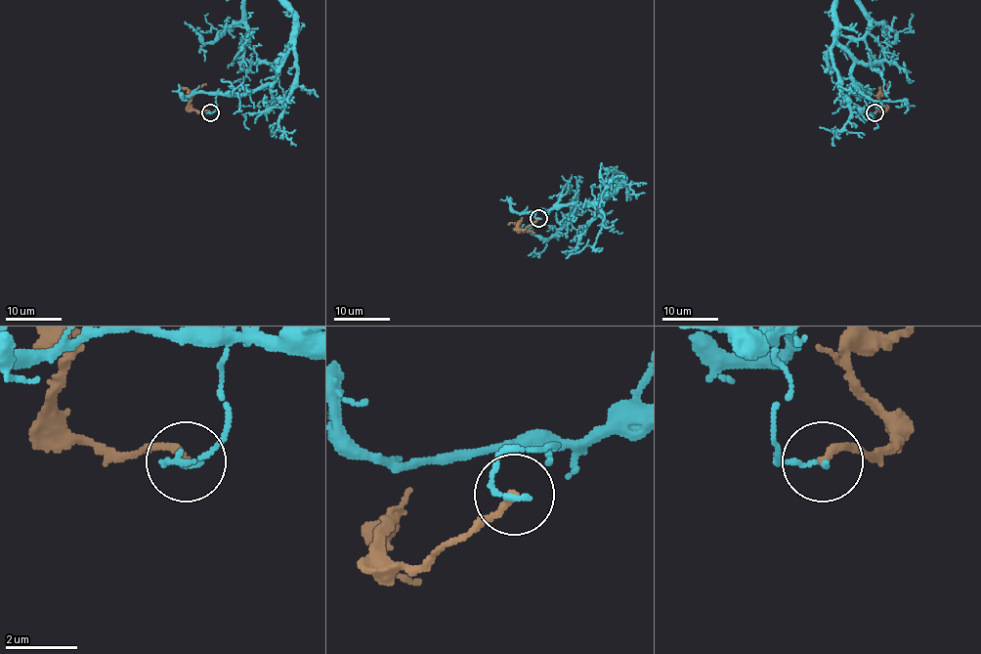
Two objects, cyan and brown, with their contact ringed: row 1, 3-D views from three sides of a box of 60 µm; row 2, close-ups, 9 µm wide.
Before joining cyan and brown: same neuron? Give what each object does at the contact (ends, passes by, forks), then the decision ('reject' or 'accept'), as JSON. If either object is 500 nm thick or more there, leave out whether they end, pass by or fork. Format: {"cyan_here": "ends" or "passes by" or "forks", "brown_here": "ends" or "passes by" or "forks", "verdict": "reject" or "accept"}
{"cyan_here": "ends", "brown_here": "ends", "verdict": "reject"}

